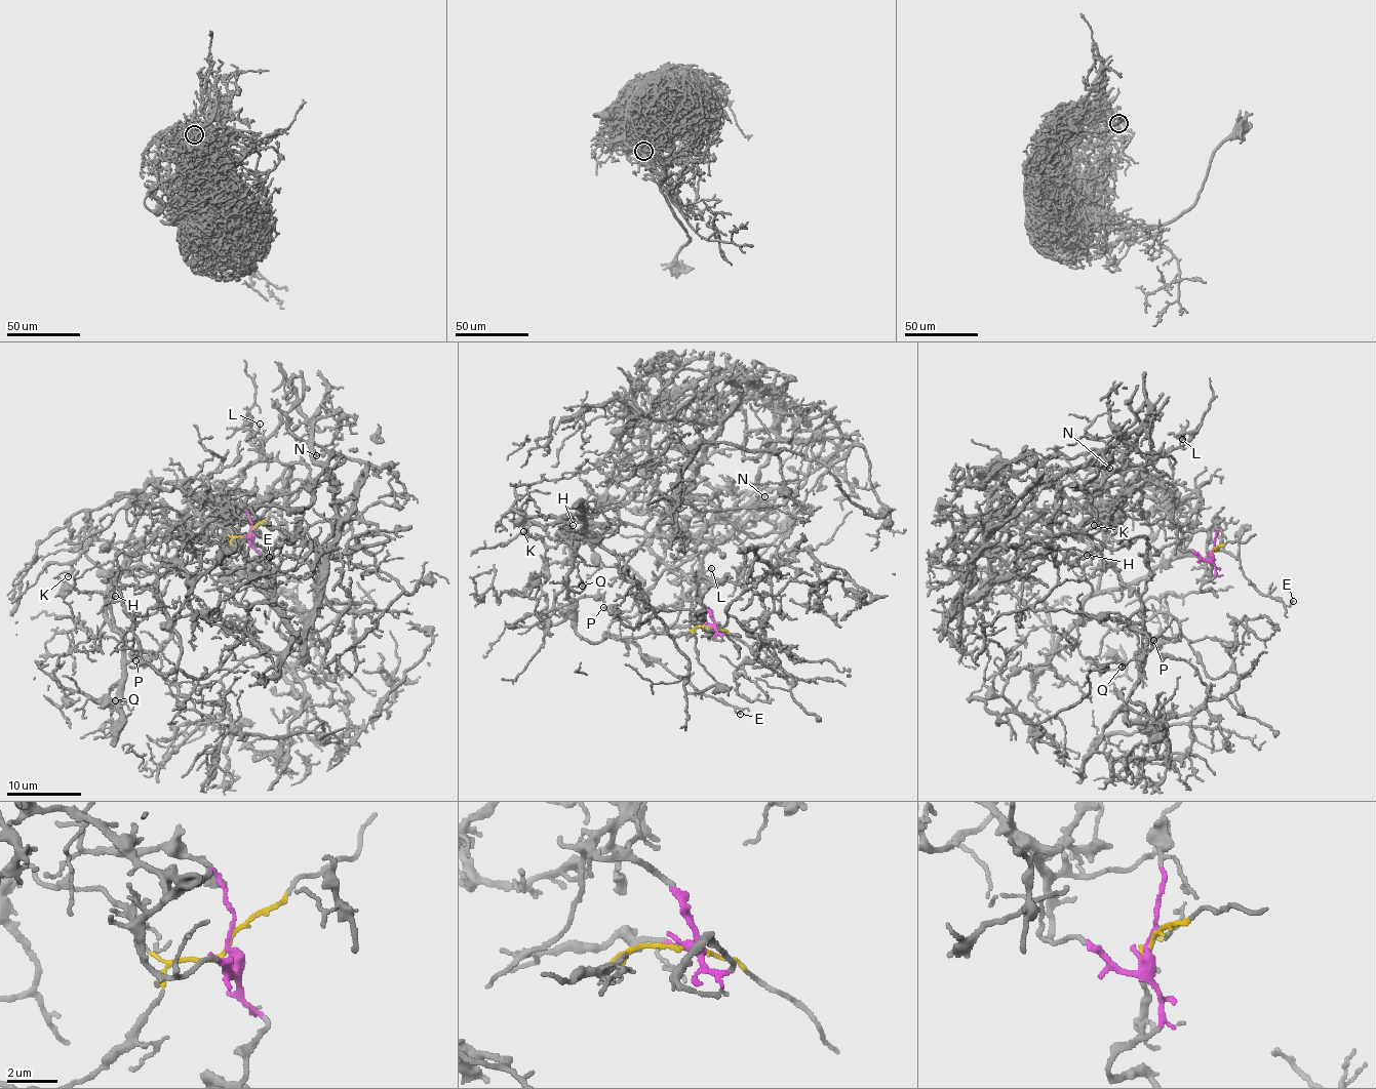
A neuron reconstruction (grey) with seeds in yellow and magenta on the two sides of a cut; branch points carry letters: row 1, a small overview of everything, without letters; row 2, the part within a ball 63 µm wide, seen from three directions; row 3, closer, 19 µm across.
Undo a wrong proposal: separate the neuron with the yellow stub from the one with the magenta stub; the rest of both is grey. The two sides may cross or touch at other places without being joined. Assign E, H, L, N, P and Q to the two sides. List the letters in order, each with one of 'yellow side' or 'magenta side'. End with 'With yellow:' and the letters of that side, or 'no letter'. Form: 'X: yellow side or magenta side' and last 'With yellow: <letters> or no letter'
E: yellow side
H: yellow side
L: magenta side
N: magenta side
P: yellow side
Q: yellow side
With yellow: E, H, P, Q

